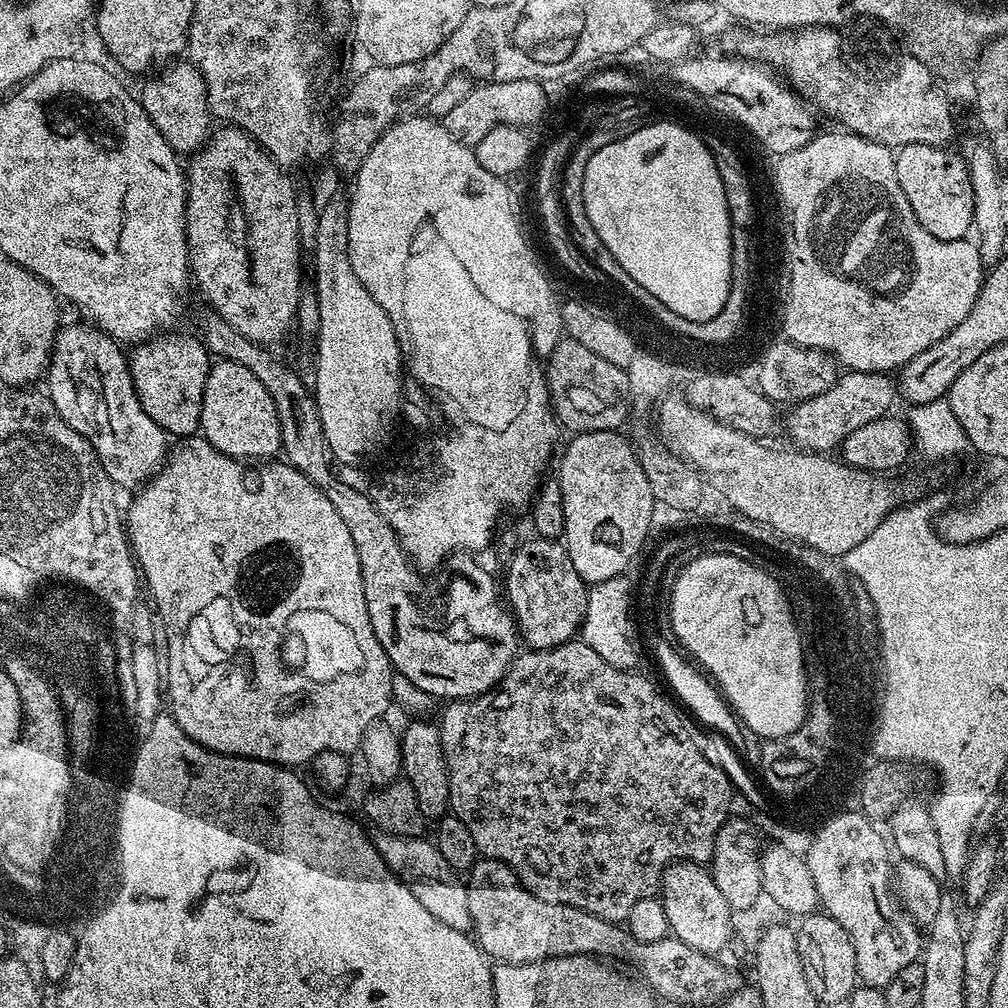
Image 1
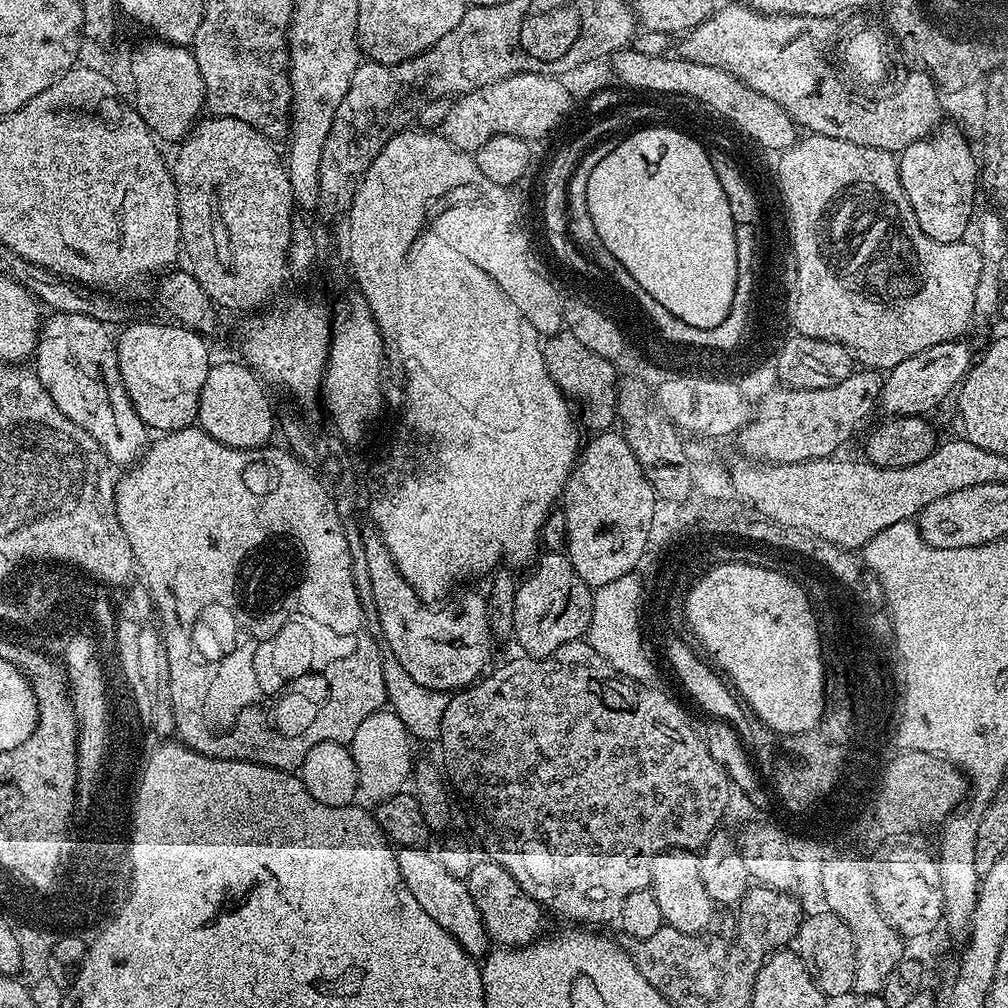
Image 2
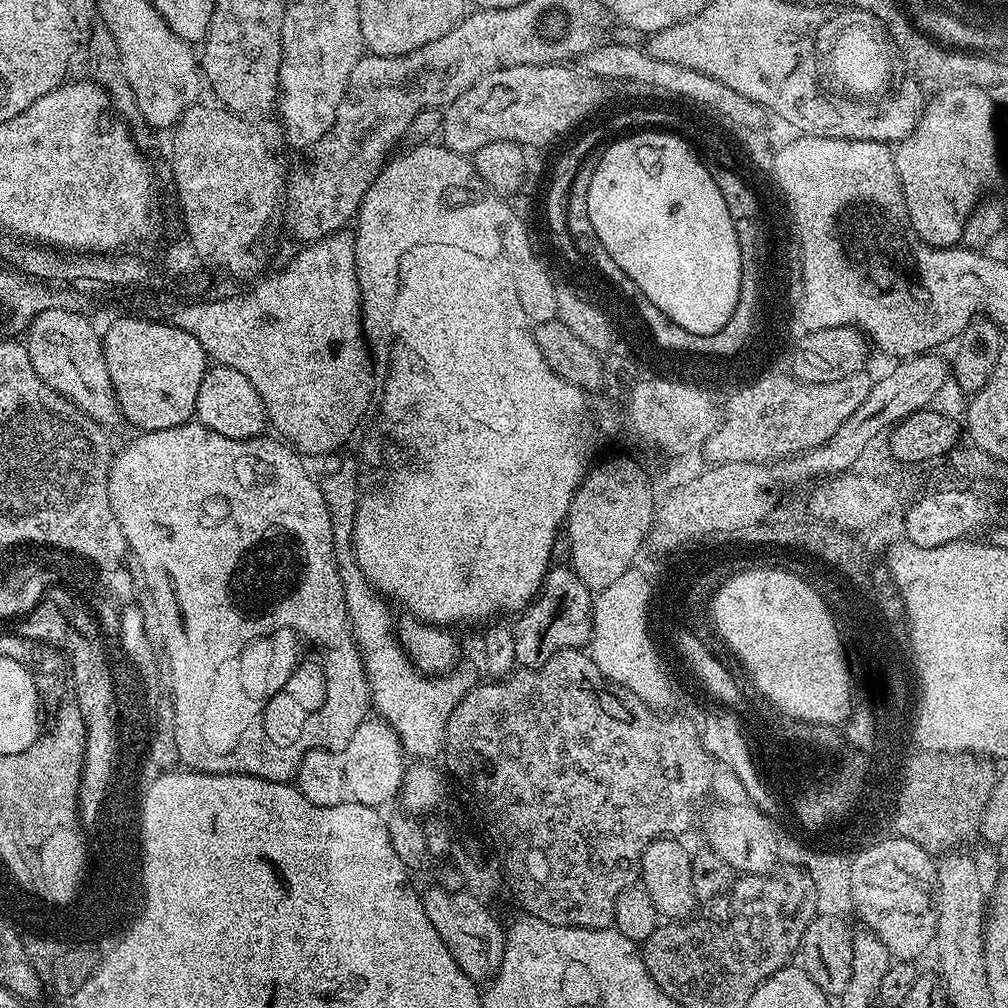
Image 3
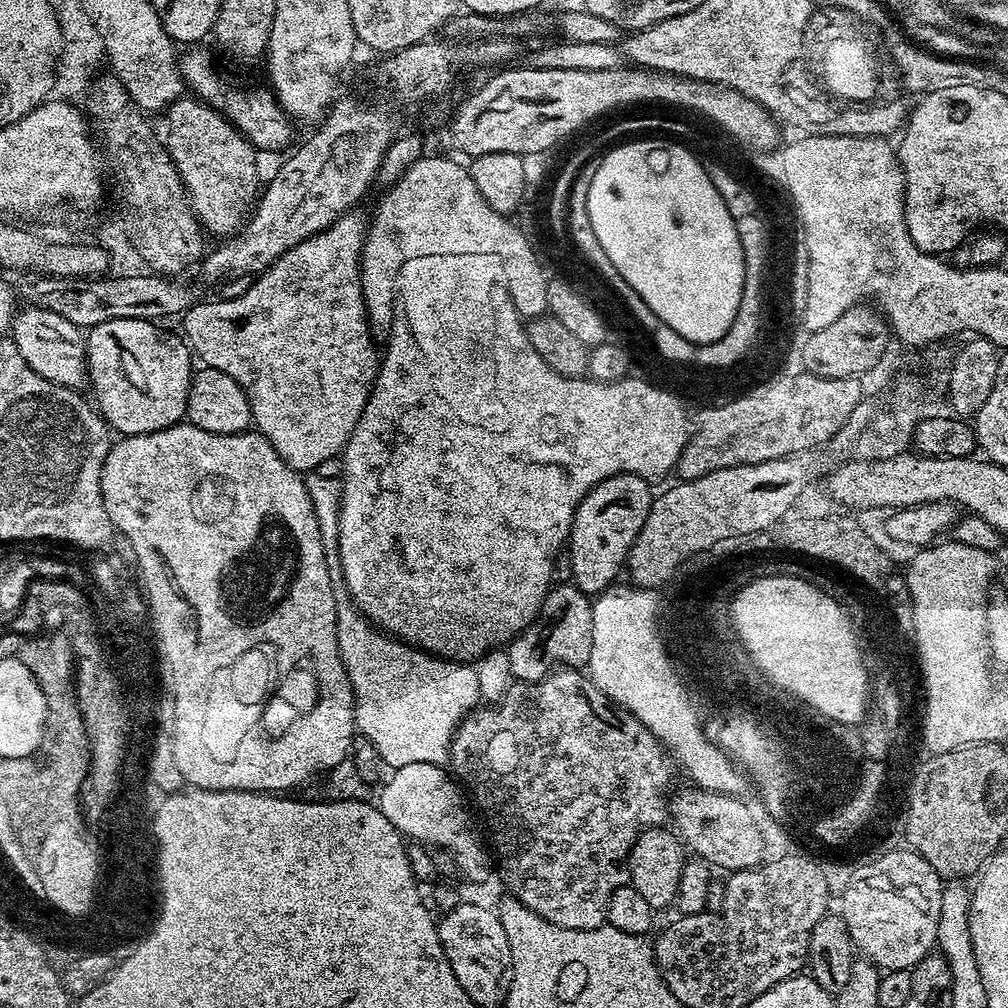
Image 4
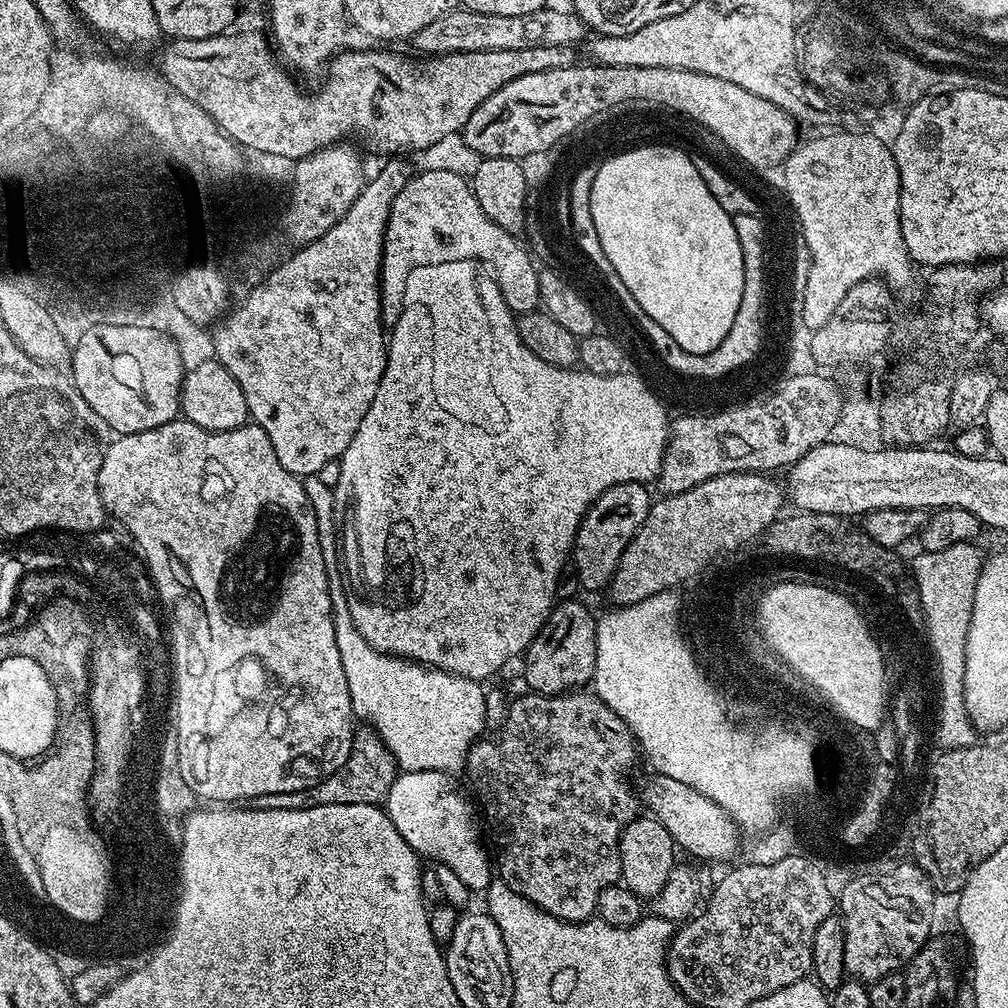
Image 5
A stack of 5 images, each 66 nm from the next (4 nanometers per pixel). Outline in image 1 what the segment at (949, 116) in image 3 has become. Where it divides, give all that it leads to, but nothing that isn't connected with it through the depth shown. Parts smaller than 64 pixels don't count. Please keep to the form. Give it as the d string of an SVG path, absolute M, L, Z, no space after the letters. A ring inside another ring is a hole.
M909 144L895 153L898 186L902 186L902 194L906 194L906 202L910 202L910 210L914 210L914 218L934 238L939 240L959 240L960 232L965 232L964 223L968 220L968 176L962 175L960 160L945 158L944 152L932 152L932 148L912 148Z

